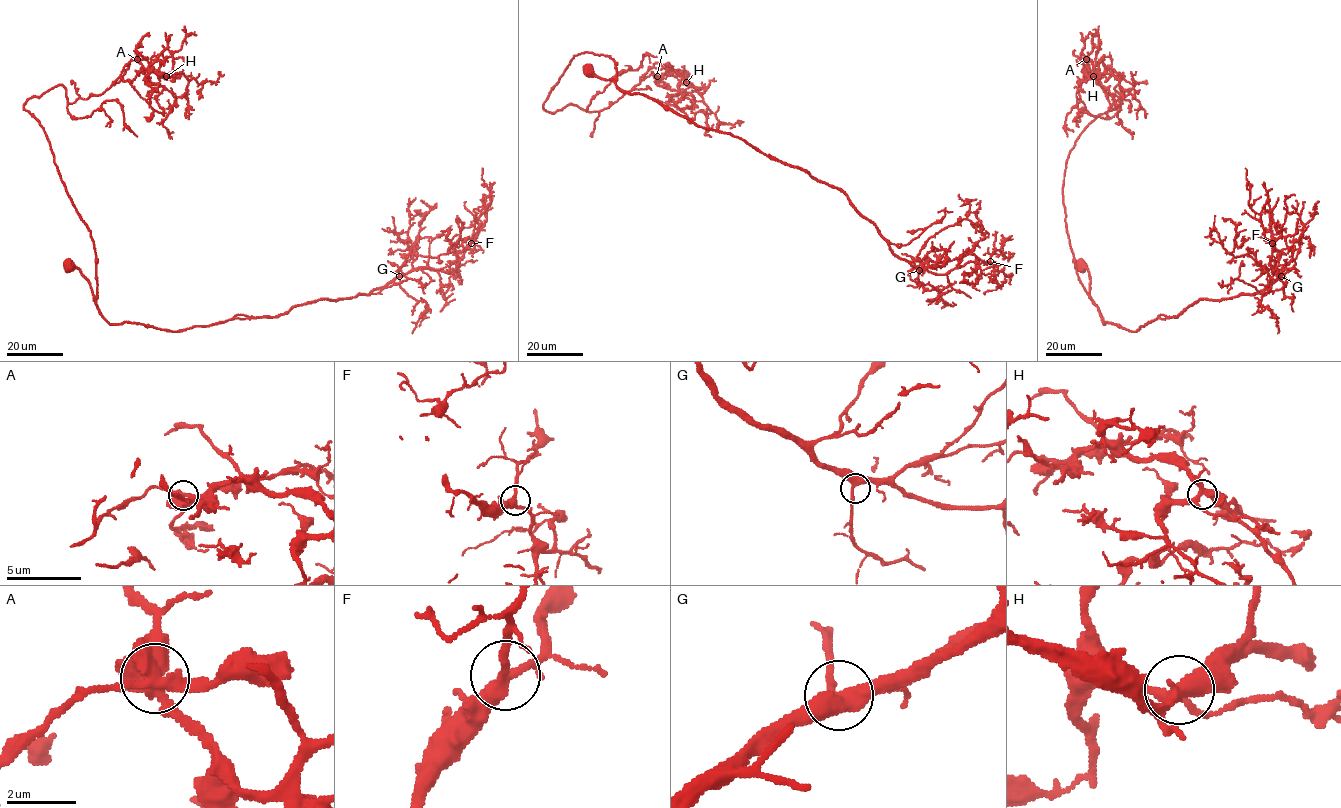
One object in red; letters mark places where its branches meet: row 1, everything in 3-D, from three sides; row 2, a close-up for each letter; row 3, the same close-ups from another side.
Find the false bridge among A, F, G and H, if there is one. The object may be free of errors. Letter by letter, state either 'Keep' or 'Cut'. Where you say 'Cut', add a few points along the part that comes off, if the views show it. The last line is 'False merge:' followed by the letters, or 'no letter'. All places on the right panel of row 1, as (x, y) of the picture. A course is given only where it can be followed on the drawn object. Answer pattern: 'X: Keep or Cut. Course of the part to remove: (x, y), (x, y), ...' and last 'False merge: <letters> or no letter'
A: Cut. Course of the part to remove: (1086, 59), (1086, 73), (1096, 76), (1108, 90), (1121, 125), (1132, 134), (1133, 132)
F: Keep
G: Keep
H: Keep
False merge: A

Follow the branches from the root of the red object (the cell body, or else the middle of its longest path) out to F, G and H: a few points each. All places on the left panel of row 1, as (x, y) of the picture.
F: (70, 266), (88, 281), (110, 323), (180, 331), (367, 295), (417, 269), (450, 273), (471, 243)
G: (70, 266), (88, 281), (110, 323), (171, 331), (278, 316), (318, 300), (367, 295), (399, 276)
H: (70, 266), (95, 301), (90, 230), (24, 104), (59, 85), (69, 103), (103, 94), (132, 60), (166, 76)

